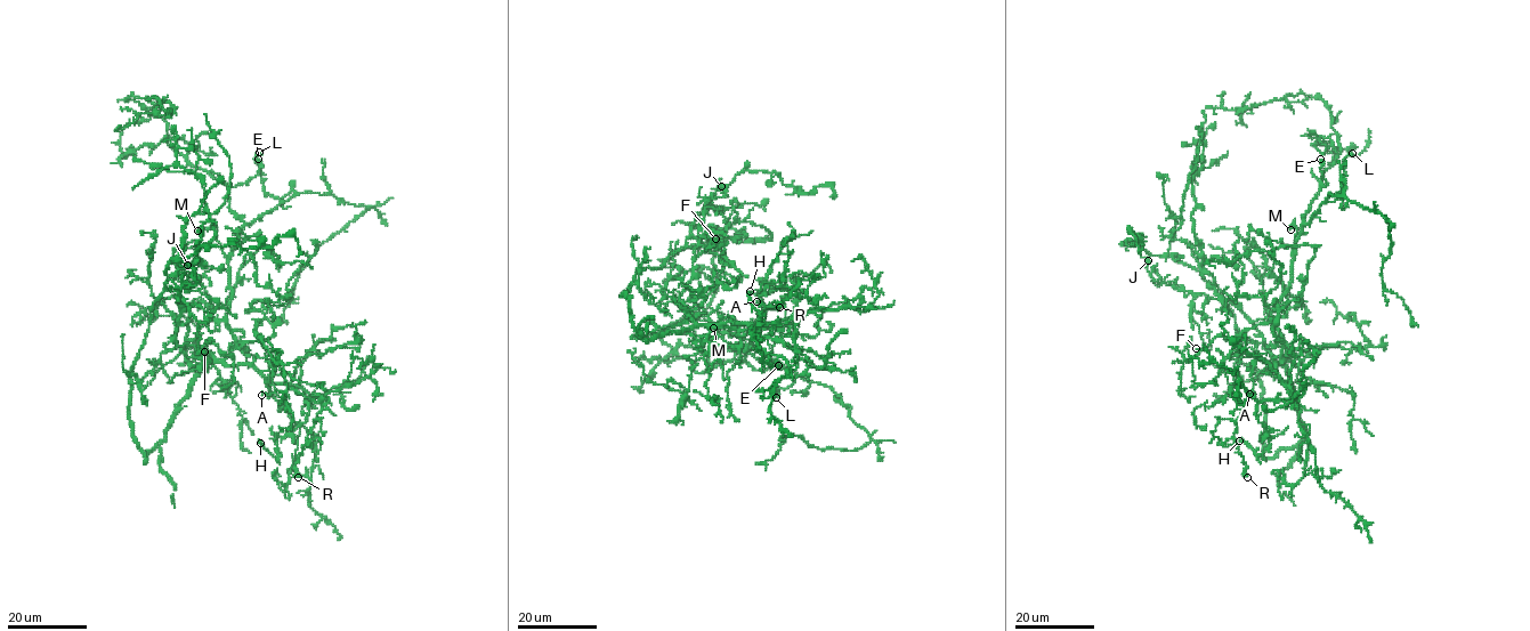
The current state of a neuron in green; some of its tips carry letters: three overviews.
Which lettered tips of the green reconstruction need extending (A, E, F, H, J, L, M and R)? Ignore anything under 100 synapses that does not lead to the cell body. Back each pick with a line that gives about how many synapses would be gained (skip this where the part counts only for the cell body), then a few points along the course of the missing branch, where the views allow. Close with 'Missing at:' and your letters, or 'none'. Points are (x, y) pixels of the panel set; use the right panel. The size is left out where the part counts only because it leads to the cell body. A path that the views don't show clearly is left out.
Missing at: none

